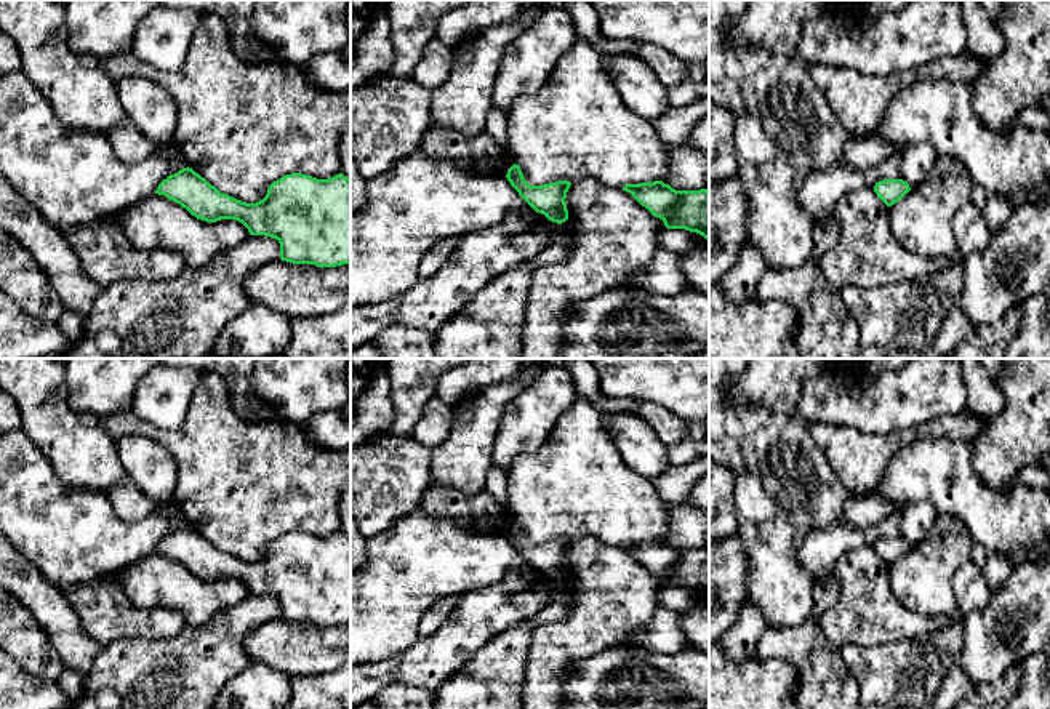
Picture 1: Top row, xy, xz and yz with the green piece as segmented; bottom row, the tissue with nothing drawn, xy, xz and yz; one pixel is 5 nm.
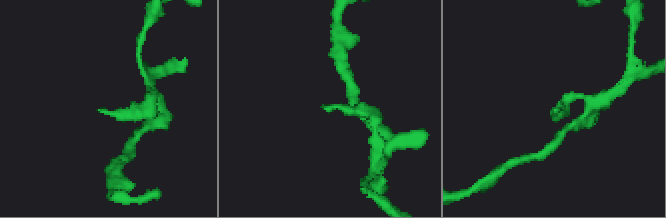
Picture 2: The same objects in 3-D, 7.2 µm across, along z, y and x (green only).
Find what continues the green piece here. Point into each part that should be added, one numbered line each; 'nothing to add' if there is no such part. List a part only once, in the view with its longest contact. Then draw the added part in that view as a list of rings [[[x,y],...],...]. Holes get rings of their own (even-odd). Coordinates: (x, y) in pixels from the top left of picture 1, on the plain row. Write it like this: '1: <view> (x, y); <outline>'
nothing to add

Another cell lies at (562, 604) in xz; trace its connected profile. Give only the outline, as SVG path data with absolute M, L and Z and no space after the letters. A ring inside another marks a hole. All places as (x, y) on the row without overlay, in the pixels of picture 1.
M562 581L552 602L531 619L523 621L522 624L533 631L535 627L547 623L563 621L571 613L573 607L573 589L567 581Z

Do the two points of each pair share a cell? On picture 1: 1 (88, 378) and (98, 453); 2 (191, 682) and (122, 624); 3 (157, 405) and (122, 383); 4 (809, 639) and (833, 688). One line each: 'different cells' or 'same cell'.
1: different cells
2: different cells
3: different cells
4: same cell

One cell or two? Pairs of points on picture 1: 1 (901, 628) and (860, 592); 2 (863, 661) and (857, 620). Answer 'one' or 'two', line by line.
1: one
2: two

